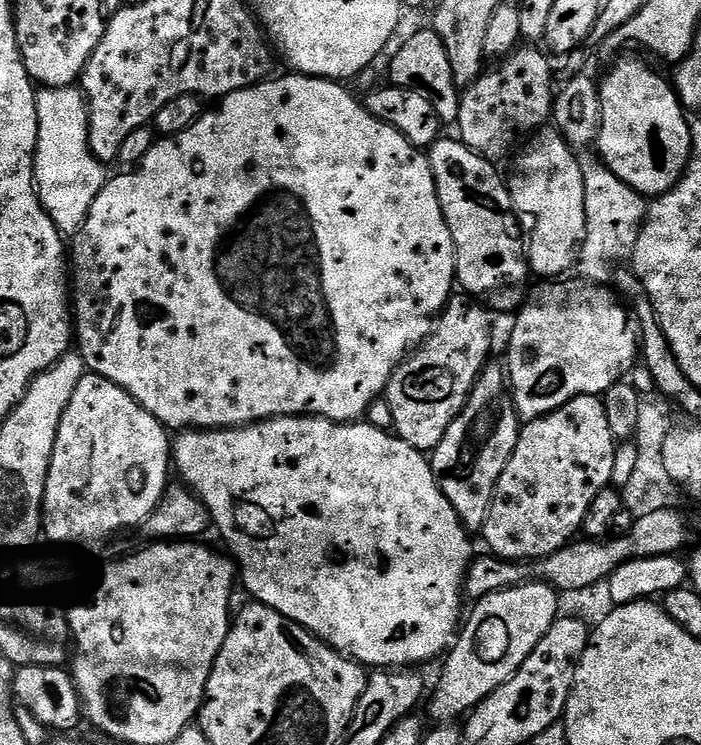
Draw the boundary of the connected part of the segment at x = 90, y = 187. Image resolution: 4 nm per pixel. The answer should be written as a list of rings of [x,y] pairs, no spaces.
[[[41,87],[36,94],[38,106],[38,142],[34,157],[34,183],[36,193],[40,196],[40,204],[48,212],[48,217],[56,224],[56,229],[65,237],[75,237],[90,214],[90,206],[94,206],[94,198],[104,188],[106,175],[105,165],[97,160],[88,145],[88,101],[79,87],[45,88]]]

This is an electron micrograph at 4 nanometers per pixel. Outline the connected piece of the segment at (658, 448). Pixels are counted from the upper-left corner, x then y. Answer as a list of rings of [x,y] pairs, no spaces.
[[[655,390],[643,391],[638,402],[638,421],[633,434],[638,450],[638,461],[635,469],[622,490],[623,507],[634,518],[654,514],[657,510],[677,507],[679,485],[670,478],[666,466],[663,465],[663,443],[672,431],[672,403],[662,393]]]

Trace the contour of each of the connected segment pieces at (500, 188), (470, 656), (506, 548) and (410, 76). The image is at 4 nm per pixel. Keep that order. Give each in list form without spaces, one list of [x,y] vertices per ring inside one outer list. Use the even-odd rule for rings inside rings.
[[[437,138],[427,149],[426,155],[430,162],[430,170],[434,174],[434,186],[438,194],[438,202],[442,206],[442,214],[446,226],[450,226],[450,238],[454,238],[456,251],[456,284],[459,285],[469,297],[475,298],[479,303],[487,306],[493,313],[515,313],[523,305],[529,291],[528,258],[526,244],[520,241],[520,224],[518,213],[512,207],[512,195],[508,192],[505,177],[493,161],[485,156],[479,156],[473,148],[464,145],[459,138],[444,140]]]
[[[527,582],[510,589],[495,591],[477,599],[472,613],[467,613],[454,643],[443,657],[444,669],[432,692],[428,712],[436,722],[456,722],[471,713],[498,686],[510,682],[514,674],[536,649],[538,642],[558,618],[558,595],[543,582]]]
[[[575,396],[548,416],[527,421],[520,429],[518,446],[514,446],[514,454],[510,462],[506,462],[506,470],[502,470],[496,492],[492,495],[492,505],[482,529],[488,543],[487,551],[501,560],[537,562],[566,547],[583,529],[587,510],[594,498],[611,485],[617,445],[618,440],[611,434],[600,396]]]
[[[427,30],[428,32],[416,32],[396,53],[392,56],[392,61],[388,64],[388,76],[393,85],[406,90],[418,90],[418,94],[423,94],[426,102],[430,102],[430,106],[434,106],[434,114],[440,120],[441,125],[455,125],[460,118],[460,98],[461,89],[456,87],[454,82],[454,74],[450,70],[450,58],[446,58],[446,46],[442,46],[442,38],[438,38],[435,30]]]

